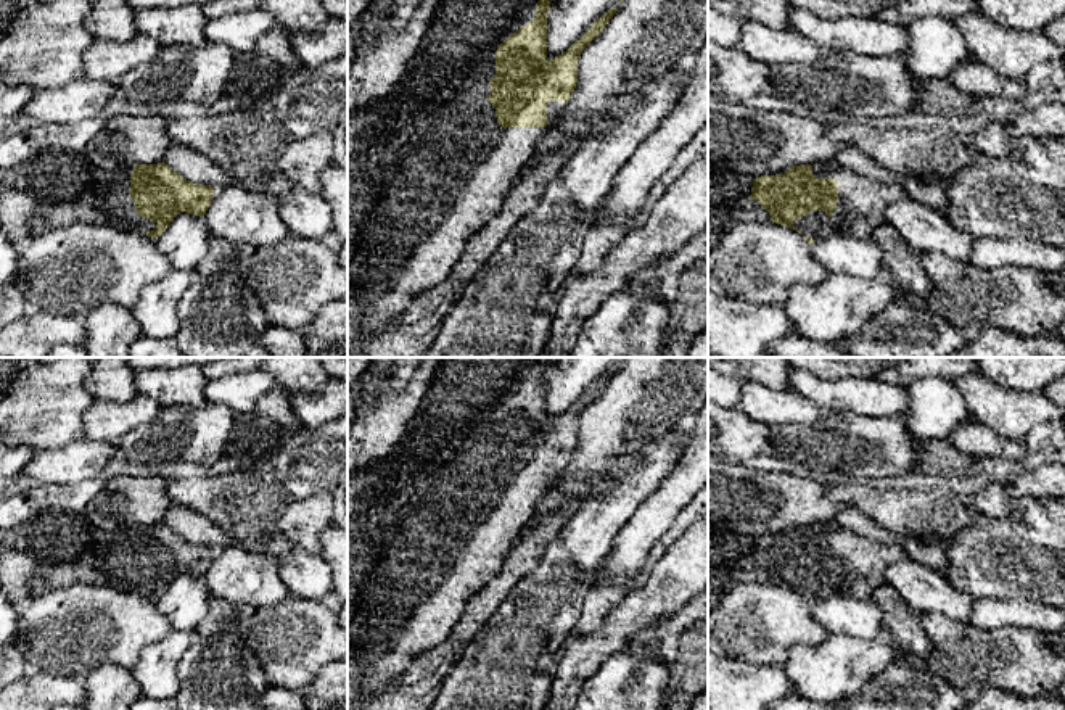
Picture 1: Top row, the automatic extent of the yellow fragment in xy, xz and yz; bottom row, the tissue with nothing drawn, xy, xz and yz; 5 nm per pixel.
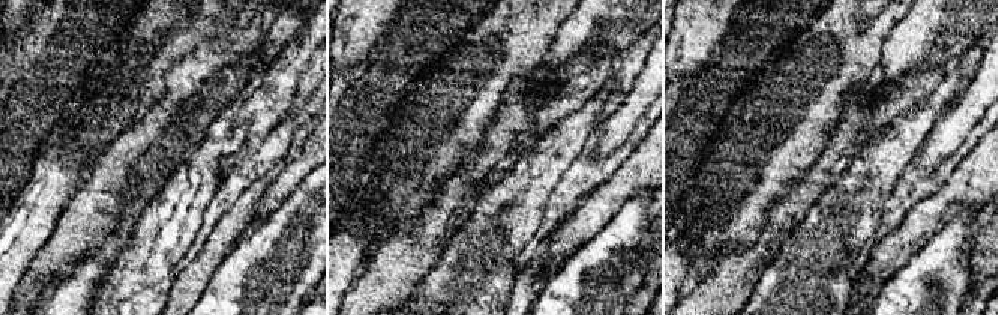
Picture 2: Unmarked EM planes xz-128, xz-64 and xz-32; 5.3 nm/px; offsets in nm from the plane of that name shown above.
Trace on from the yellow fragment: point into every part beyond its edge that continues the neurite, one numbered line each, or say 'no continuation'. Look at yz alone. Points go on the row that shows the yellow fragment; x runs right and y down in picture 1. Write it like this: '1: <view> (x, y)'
1: yz (861, 202)

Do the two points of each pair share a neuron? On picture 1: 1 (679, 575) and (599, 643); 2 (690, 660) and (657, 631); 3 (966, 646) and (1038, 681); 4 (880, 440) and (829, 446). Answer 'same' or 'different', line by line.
1: same
2: different
3: same
4: same

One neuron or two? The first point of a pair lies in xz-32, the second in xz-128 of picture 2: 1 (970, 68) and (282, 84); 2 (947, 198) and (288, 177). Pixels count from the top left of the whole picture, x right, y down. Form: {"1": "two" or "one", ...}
{"1": "one", "2": "one"}

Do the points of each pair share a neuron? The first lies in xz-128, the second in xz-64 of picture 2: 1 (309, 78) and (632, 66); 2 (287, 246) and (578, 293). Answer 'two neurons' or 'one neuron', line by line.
1: two neurons
2: one neuron

